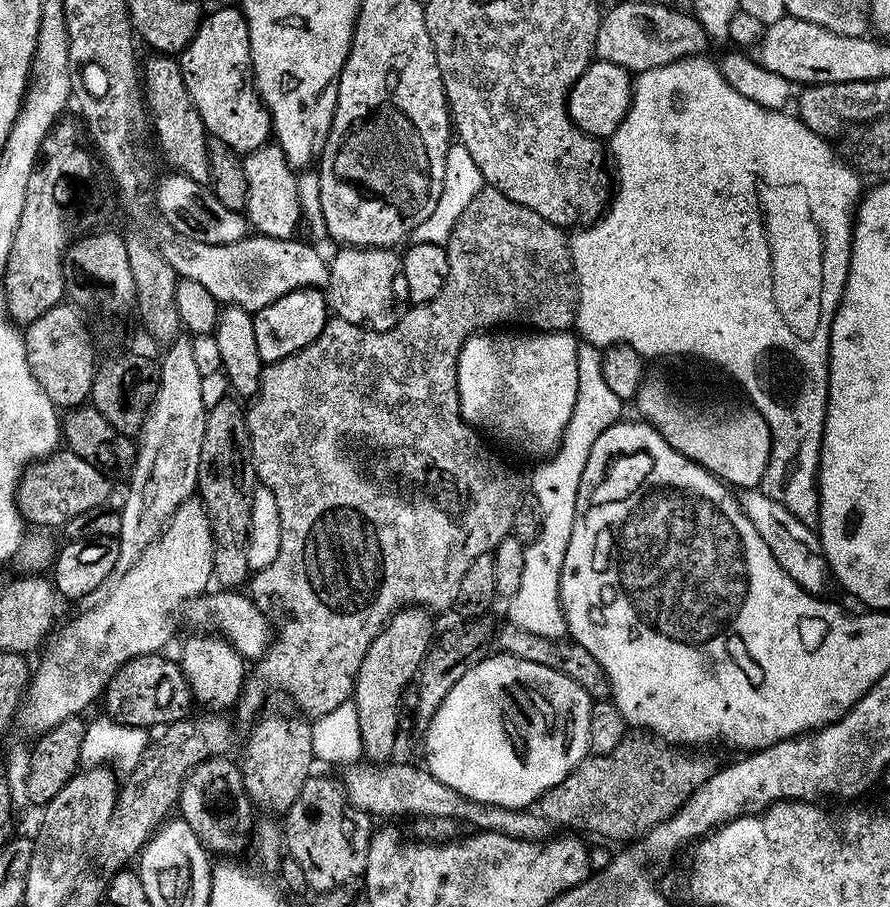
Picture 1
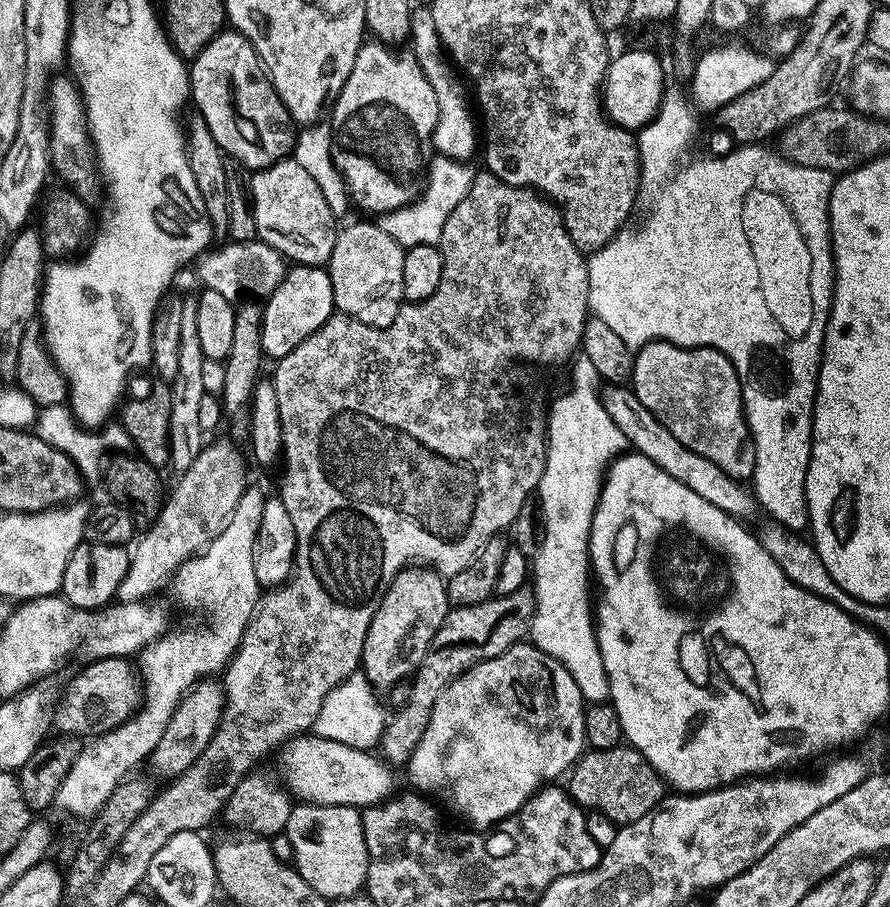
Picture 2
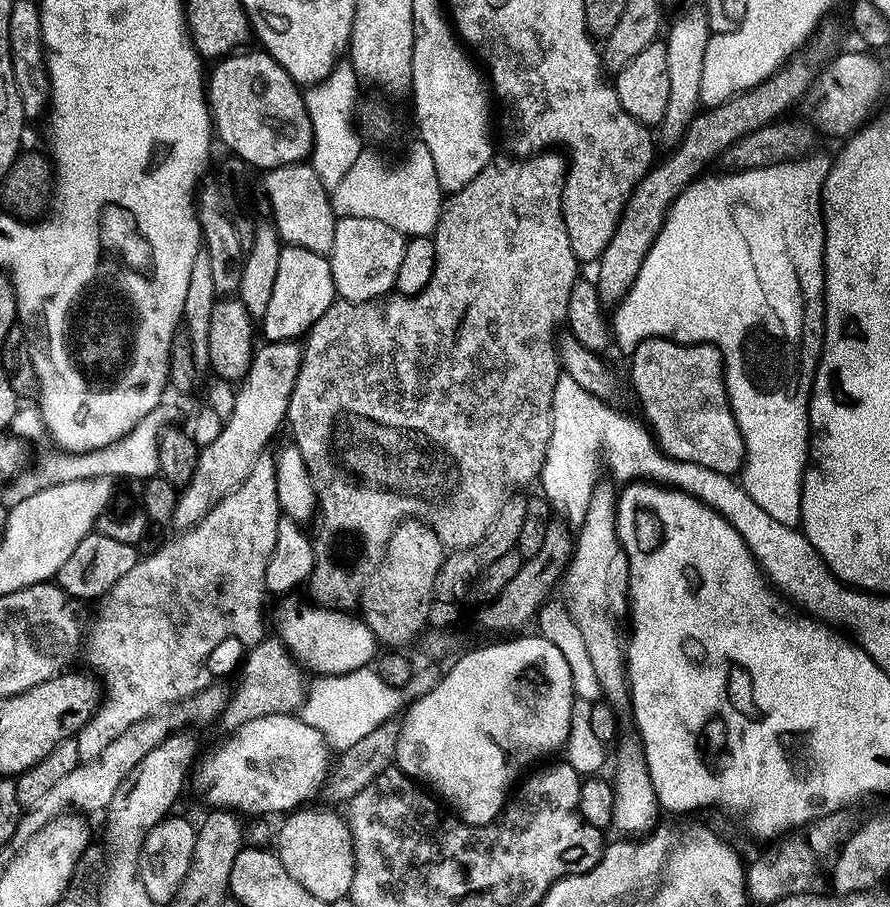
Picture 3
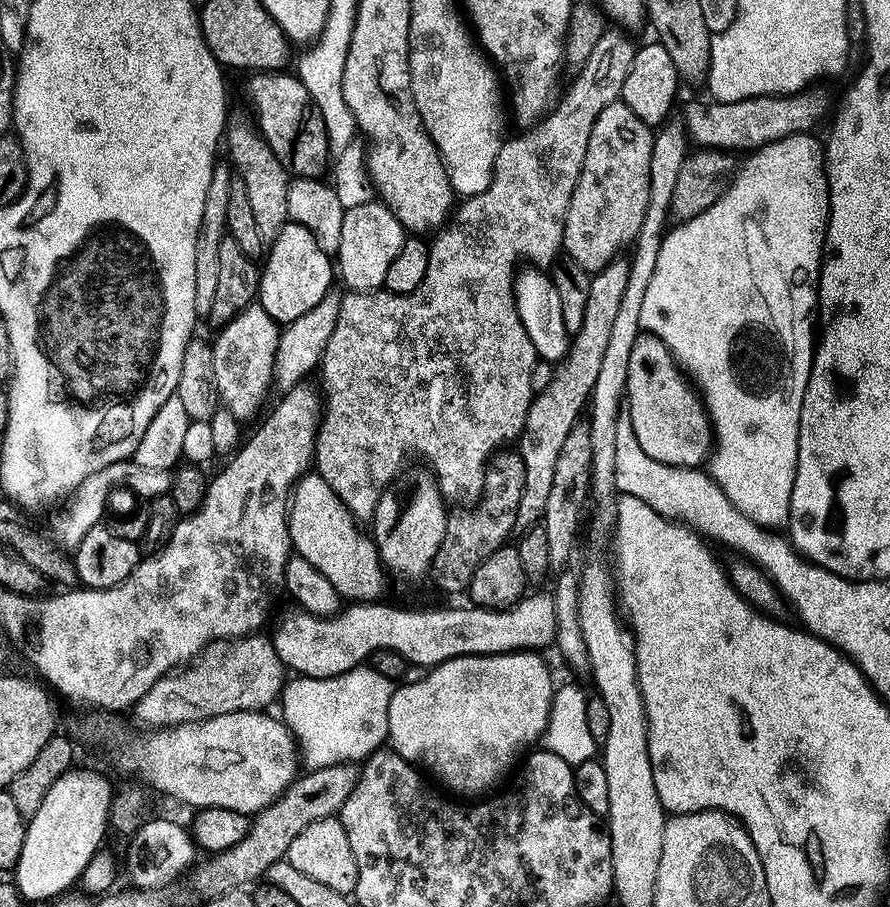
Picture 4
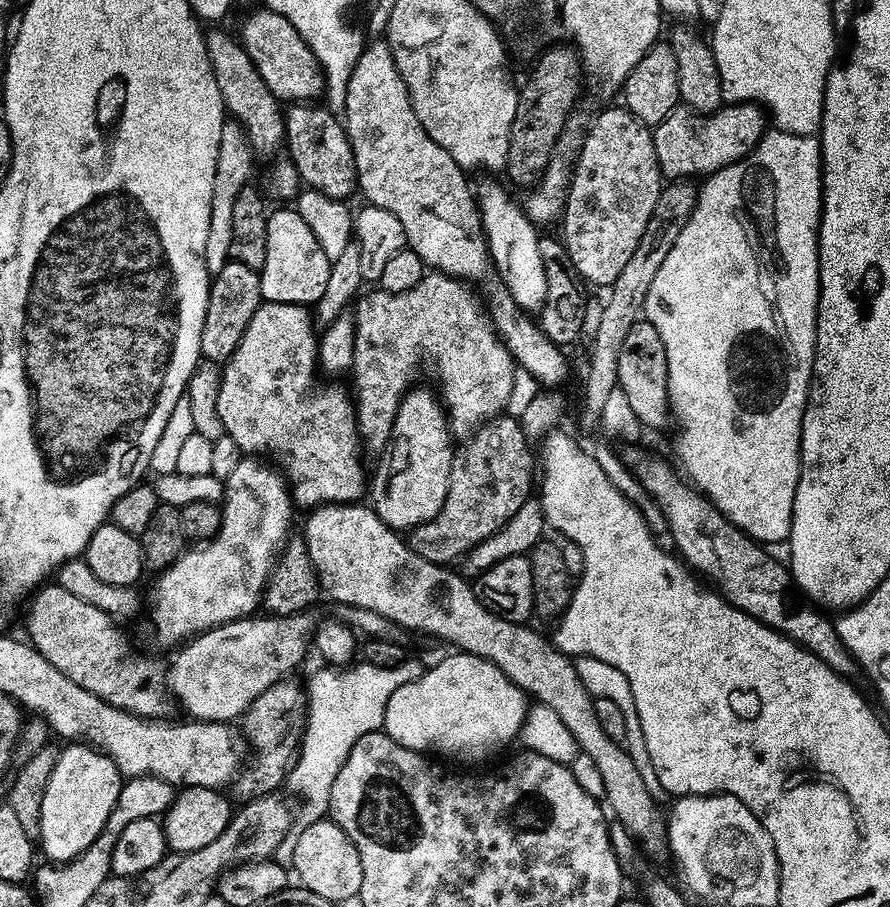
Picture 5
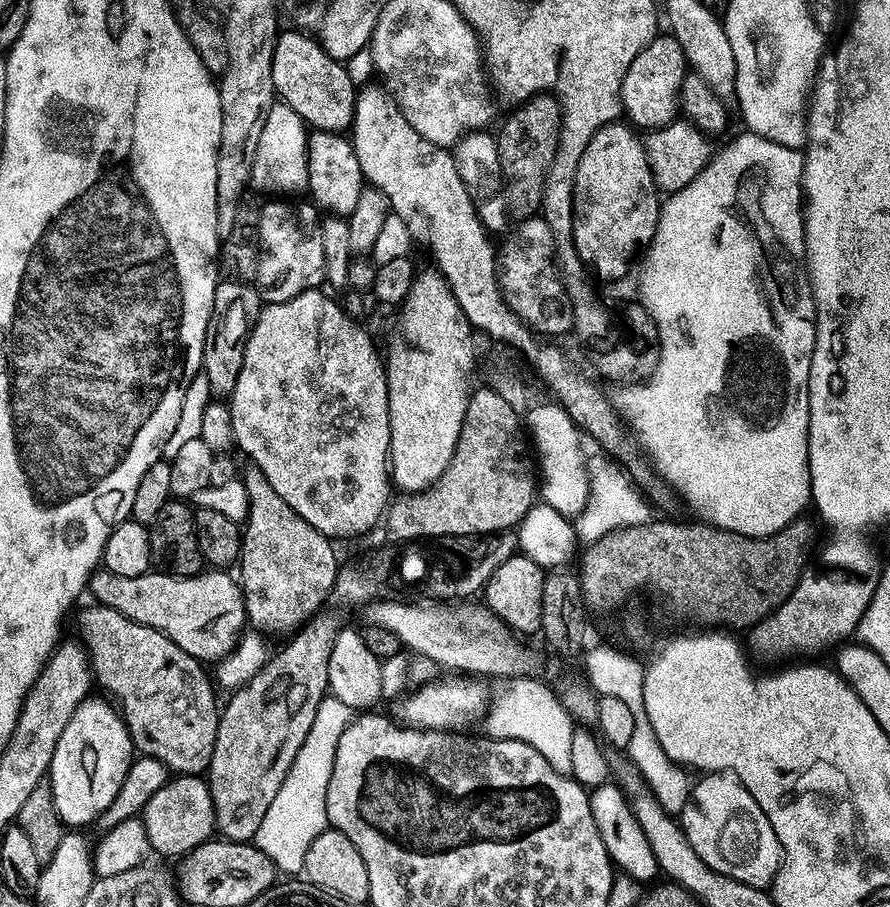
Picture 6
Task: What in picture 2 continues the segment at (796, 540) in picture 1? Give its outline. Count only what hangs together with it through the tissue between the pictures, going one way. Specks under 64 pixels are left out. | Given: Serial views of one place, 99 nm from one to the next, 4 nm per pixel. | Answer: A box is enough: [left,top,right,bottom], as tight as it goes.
[600,384,758,520]

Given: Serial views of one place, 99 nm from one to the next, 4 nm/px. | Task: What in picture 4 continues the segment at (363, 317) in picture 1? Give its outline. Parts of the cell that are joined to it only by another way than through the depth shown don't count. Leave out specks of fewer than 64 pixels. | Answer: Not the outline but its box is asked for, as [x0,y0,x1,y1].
[334,199,406,292]

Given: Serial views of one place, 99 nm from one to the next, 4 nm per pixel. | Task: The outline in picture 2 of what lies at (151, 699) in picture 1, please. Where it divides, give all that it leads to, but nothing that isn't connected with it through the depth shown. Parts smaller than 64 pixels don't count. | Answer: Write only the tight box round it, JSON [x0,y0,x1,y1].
[54,656,142,736]

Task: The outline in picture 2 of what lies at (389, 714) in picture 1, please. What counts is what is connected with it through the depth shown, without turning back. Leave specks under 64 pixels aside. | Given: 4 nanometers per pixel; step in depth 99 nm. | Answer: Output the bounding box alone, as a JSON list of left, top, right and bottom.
[360,566,449,690]

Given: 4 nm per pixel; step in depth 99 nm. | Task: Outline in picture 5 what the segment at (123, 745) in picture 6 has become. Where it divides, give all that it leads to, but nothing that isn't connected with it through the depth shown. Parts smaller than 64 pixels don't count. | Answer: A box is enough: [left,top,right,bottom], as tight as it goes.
[38,742,121,862]

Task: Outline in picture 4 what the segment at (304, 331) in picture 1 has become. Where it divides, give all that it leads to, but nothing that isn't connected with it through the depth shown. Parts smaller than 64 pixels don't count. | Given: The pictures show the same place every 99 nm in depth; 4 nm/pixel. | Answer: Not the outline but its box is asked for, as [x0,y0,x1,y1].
[258,223,333,326]

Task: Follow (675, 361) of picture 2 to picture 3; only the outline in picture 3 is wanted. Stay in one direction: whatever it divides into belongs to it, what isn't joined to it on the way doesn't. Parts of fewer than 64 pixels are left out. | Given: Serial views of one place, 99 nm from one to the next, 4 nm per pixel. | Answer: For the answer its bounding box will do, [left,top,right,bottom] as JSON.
[630,336,744,474]

